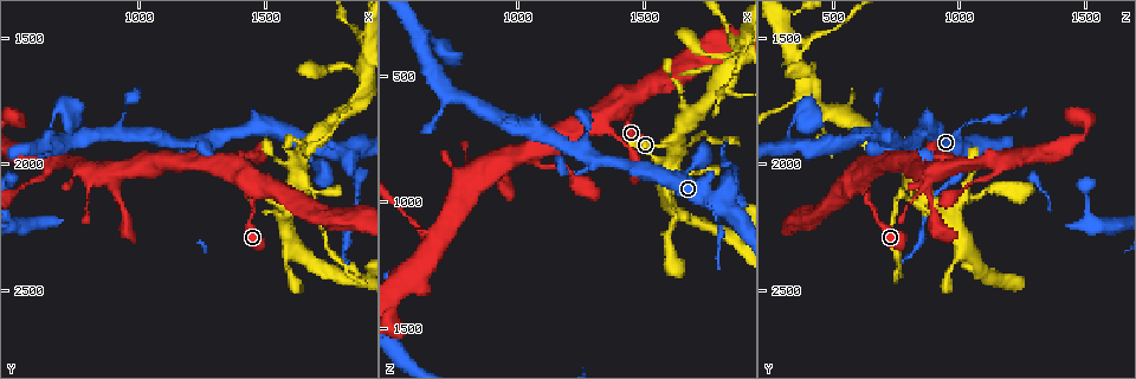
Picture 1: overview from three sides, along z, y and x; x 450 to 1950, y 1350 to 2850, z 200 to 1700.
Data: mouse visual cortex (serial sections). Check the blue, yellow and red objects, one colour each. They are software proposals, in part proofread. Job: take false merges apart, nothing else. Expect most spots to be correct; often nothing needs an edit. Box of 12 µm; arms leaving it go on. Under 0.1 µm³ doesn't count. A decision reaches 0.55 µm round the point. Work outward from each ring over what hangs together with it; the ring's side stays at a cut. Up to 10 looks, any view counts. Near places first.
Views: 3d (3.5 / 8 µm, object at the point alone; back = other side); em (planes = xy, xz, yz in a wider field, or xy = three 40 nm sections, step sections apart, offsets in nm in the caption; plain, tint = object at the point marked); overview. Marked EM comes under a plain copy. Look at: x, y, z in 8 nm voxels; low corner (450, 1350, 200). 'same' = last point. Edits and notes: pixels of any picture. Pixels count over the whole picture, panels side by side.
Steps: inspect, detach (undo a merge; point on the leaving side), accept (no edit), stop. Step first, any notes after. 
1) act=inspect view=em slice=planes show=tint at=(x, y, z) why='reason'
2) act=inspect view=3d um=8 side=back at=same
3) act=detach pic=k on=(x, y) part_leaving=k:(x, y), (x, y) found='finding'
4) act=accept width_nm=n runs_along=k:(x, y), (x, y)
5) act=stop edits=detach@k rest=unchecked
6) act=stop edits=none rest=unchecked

act=inspect view=3d um=3.5 at=(1810, 1960, 1030) why='four-way junction'

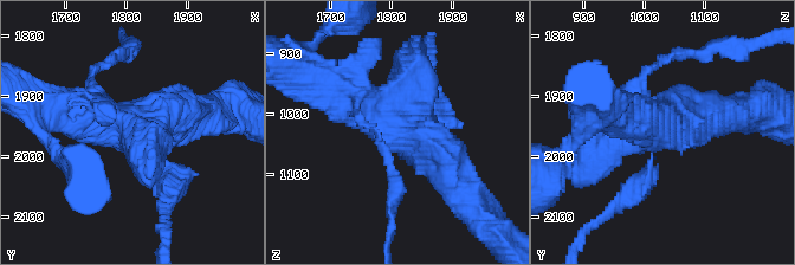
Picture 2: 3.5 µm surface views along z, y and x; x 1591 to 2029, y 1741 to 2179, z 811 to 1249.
act=inspect view=em slice=xy step=2 show=tint at=(1815, 1955, 1015)

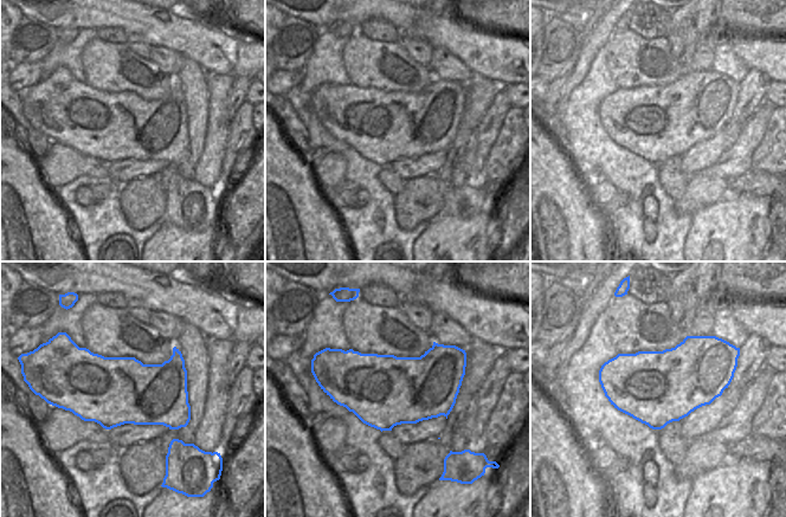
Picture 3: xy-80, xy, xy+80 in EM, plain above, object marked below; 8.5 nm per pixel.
act=detach pic=2 on=(640, 192) width_nm=600 part_leaving=2:(652, 153), (648, 175), (582, 237) found='two cells meet here'

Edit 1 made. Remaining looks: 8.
act=inspect view=3d um=3.5 at=(1610, 2030, 780) why='two arms in line, one across'

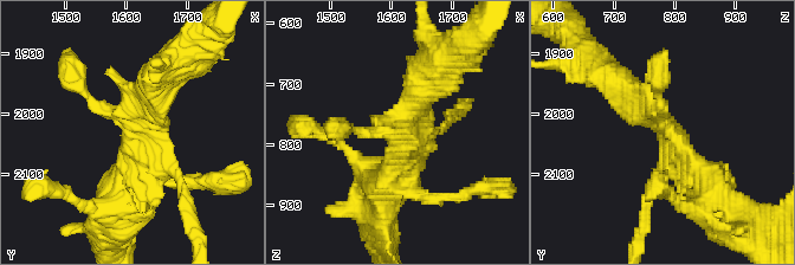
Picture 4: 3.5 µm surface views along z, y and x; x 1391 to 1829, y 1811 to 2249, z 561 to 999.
act=inspect view=em slice=xy step=1 show=tint at=(1610, 2030, 790)

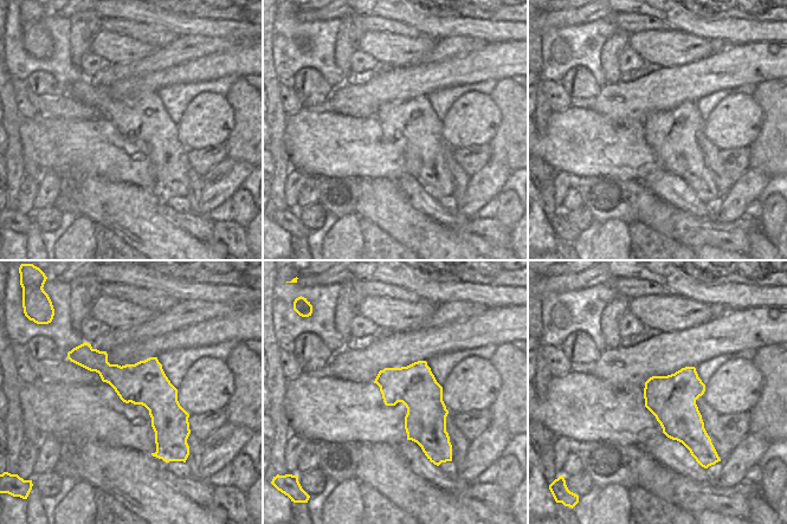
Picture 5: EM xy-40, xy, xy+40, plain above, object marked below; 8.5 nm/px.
act=accept runs_along=5:(82, 355), (134, 383), (179, 431) found='all the same cell'

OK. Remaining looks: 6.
act=inspect view=em slice=planes show=tint at=(1440, 2080, 620) why='sudden change in width'

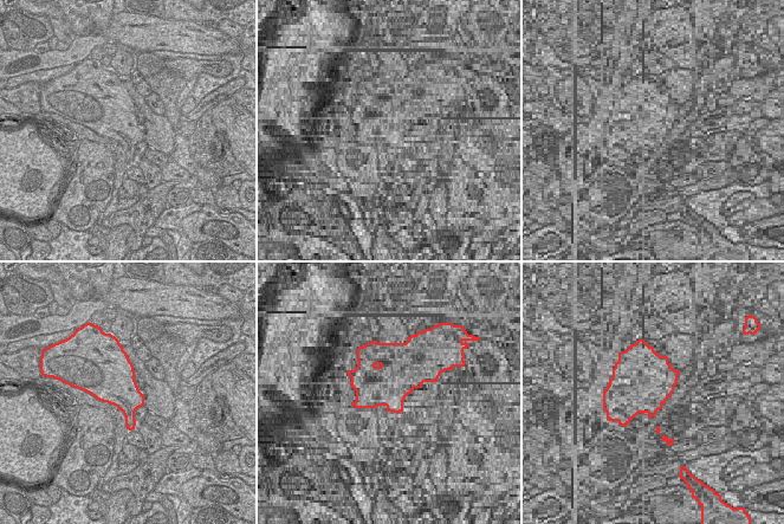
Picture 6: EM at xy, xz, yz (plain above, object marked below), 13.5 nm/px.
act=inspect view=3d um=3.5 side=back at=same why='see where the arms go'

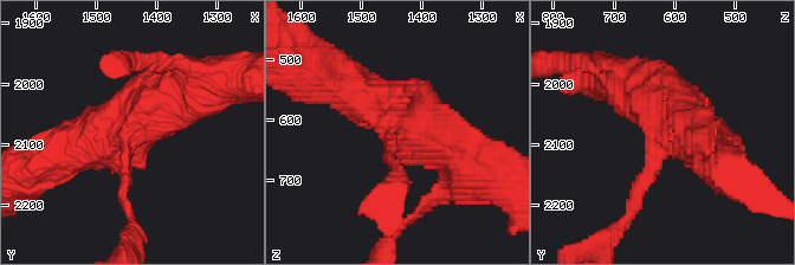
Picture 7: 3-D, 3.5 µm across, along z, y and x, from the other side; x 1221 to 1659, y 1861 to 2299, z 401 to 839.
act=accept runs_along=7:(127, 204), (127, 135), (188, 95) found='one cell here'

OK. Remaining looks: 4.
act=inspect view=3d um=3.5 at=(1570, 2200, 940)

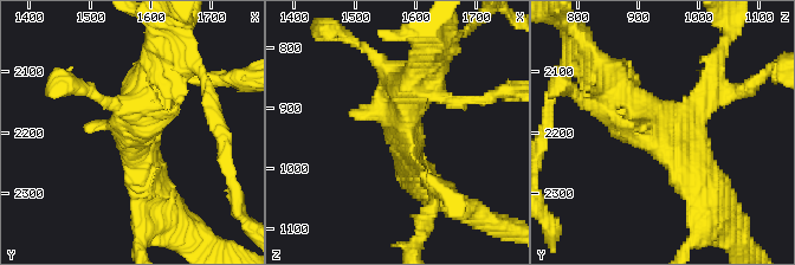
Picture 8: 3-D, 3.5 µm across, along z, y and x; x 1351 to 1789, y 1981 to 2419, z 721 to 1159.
act=inspect view=em slice=xy step=5 show=tint at=(1585, 2210, 935) why='now the EM'

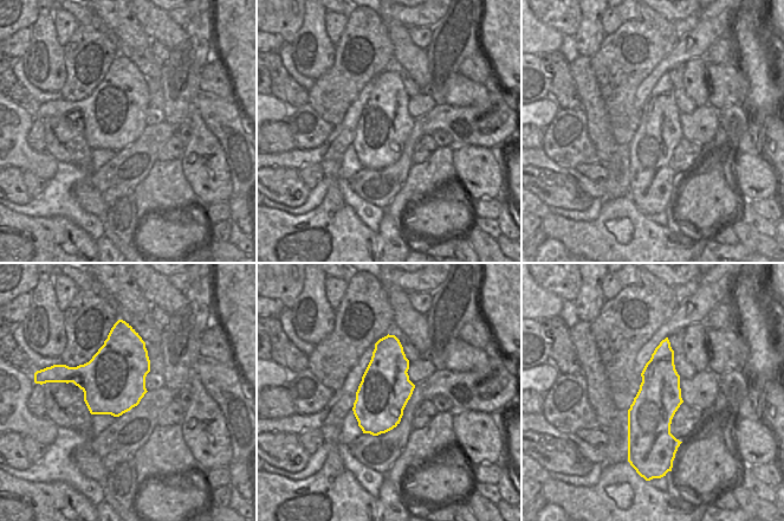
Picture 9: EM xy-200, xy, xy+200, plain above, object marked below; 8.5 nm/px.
act=accept runs_along=8:(612, 73), (709, 196) found='continuous, no second cell'

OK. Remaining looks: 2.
act=stop edits=detach@2 rest=unchecked

